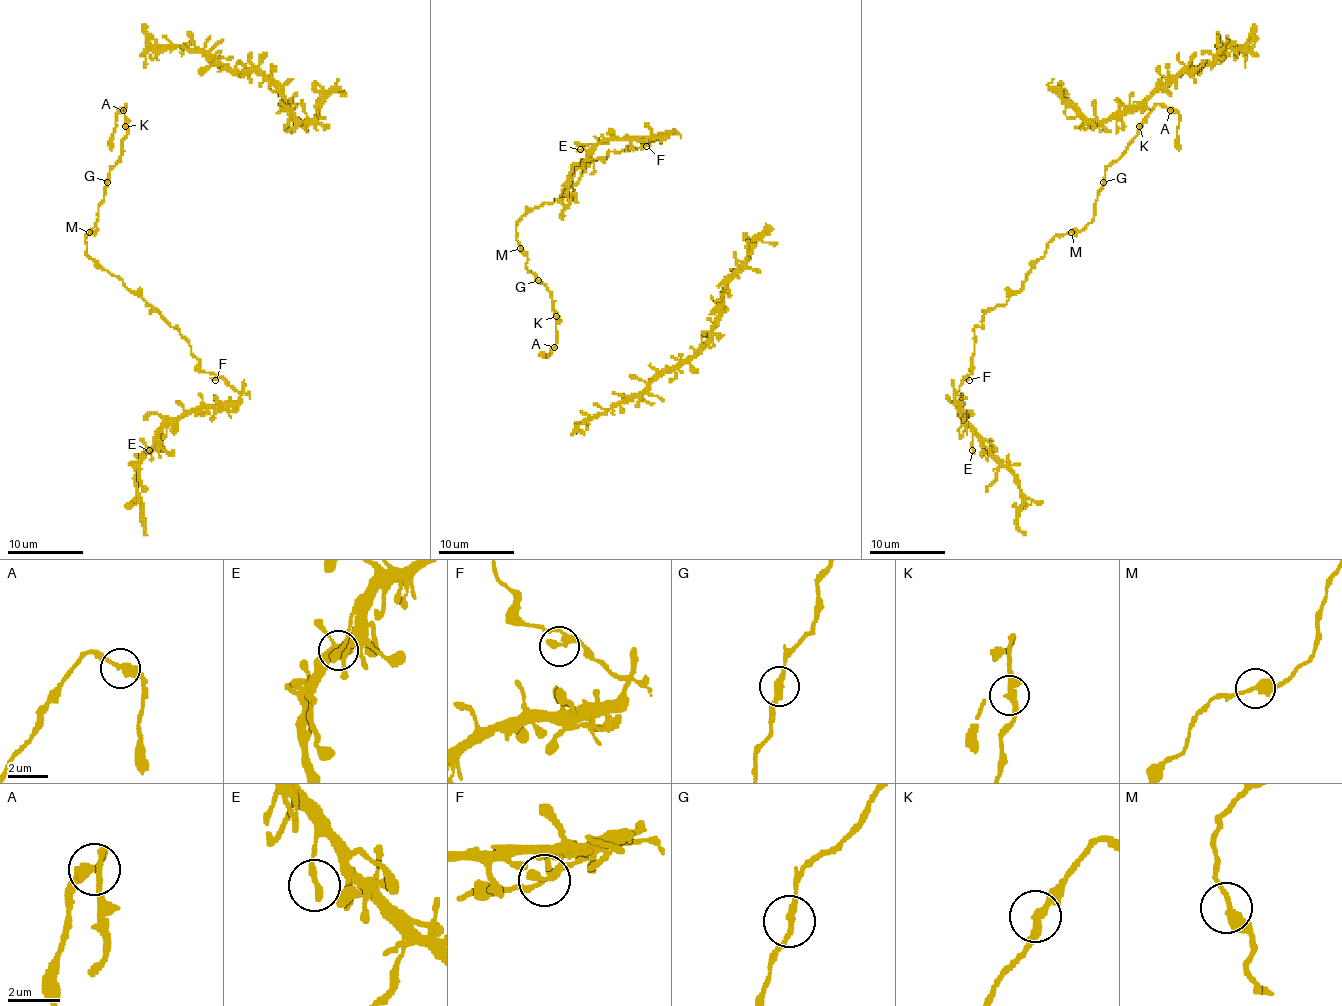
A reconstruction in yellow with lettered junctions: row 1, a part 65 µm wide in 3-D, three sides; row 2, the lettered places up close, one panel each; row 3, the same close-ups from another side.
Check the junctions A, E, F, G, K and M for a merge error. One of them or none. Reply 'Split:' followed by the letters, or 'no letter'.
Split: A

